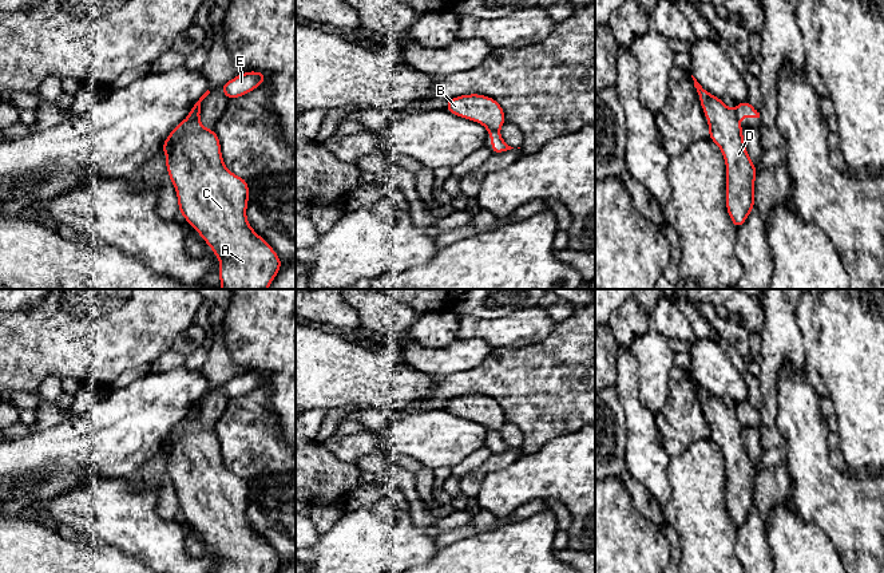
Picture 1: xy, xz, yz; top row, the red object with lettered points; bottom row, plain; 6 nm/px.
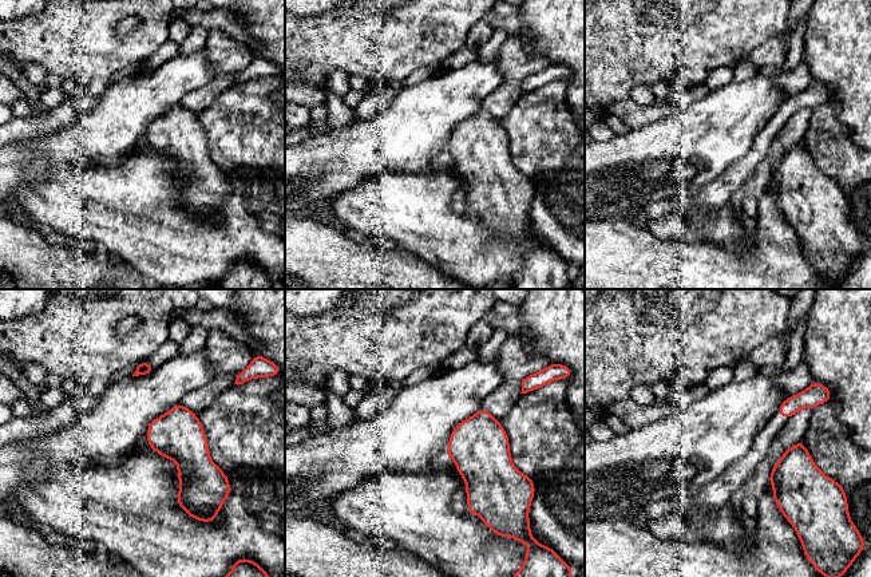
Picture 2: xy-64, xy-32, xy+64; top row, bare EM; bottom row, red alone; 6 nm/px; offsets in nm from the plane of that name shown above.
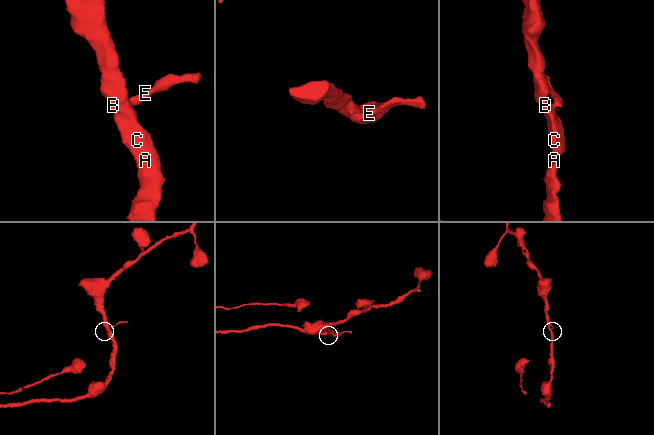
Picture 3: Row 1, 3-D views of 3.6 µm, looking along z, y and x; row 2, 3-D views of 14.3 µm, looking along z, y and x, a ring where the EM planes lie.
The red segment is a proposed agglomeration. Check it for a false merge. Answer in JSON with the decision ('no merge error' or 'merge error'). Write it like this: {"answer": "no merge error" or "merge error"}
{"answer": "merge error"}

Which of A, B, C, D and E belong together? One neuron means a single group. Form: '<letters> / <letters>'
A B C D / E

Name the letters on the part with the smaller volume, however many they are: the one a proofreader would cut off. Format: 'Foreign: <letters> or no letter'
Foreign: E

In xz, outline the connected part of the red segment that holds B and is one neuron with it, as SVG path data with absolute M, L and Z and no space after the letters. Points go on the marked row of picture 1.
M479 94L449 99L445 108L453 115L483 125L488 131L499 131L507 120L504 110L493 98Z

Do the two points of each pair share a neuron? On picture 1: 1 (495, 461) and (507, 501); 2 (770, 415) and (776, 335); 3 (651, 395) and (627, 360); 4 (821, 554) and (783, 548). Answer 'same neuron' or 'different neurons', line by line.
1: different neurons
2: same neuron
3: different neurons
4: same neuron

